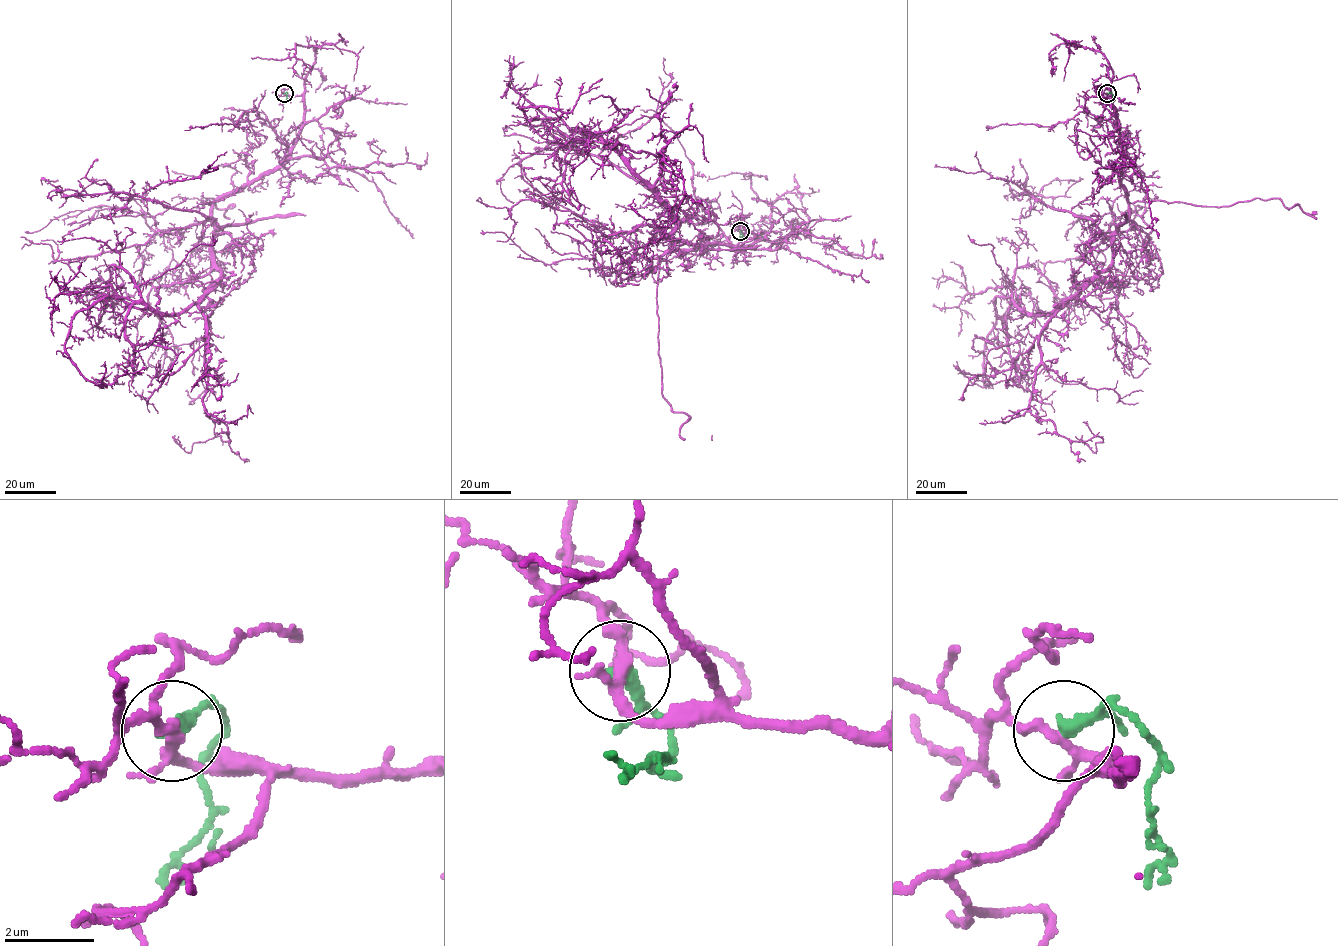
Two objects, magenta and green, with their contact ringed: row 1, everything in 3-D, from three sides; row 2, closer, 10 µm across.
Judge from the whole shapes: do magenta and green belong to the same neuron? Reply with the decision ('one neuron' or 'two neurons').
two neurons

